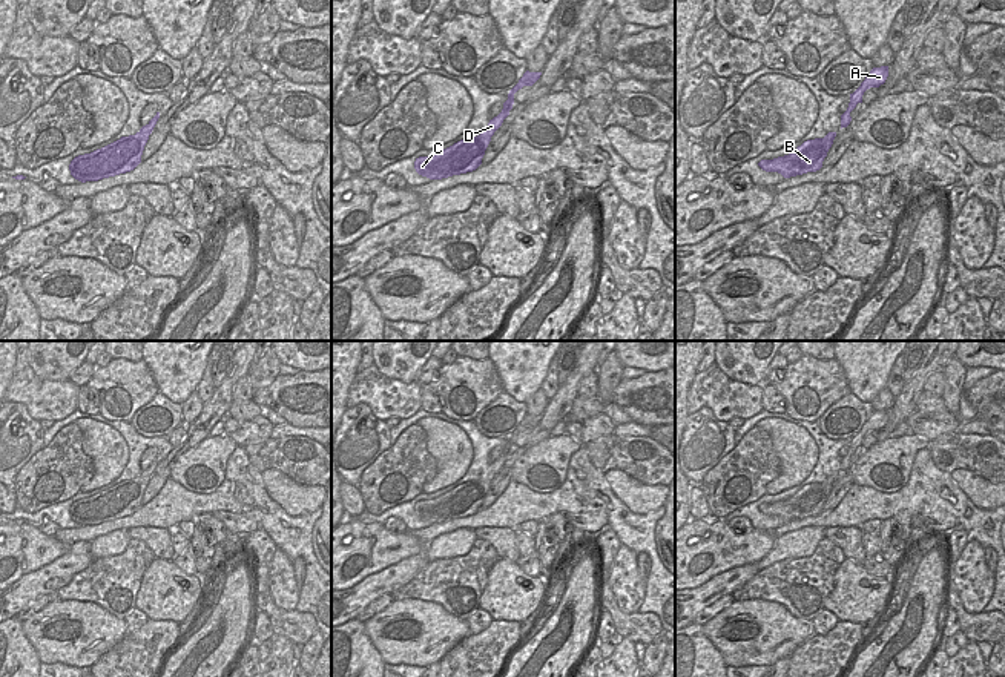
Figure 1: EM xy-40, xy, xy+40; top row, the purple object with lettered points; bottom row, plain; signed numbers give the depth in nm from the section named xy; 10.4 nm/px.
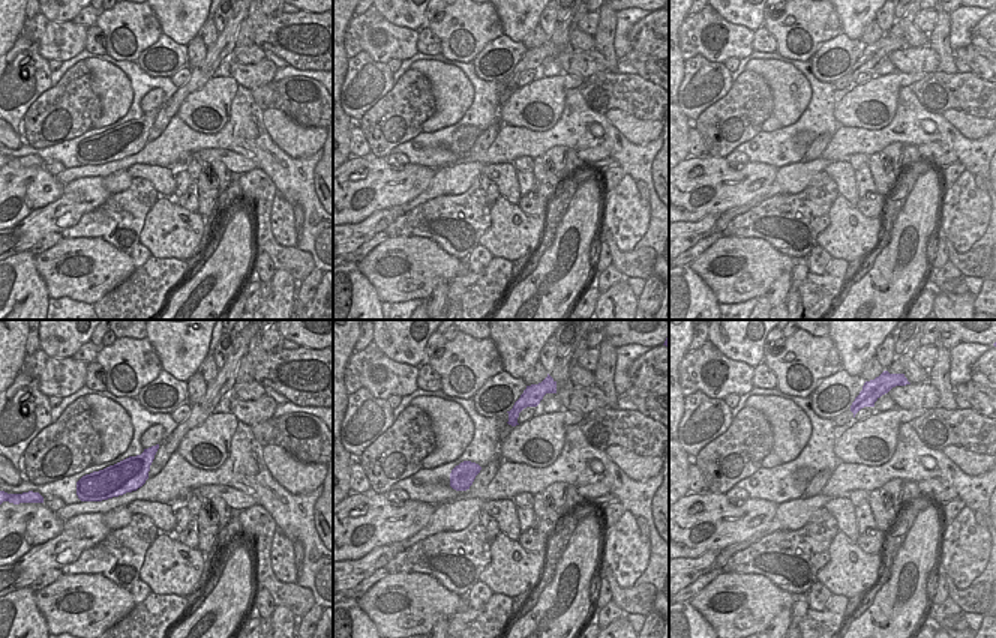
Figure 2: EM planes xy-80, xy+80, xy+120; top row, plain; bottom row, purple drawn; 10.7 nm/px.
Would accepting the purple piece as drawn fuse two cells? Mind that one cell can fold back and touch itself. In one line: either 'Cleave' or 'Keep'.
Keep

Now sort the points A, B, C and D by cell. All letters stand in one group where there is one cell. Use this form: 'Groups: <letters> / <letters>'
Groups: A B C D

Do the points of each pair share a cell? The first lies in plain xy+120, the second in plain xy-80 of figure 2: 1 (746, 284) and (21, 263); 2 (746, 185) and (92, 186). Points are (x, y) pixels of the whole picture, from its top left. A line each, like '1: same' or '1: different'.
1: different
2: different

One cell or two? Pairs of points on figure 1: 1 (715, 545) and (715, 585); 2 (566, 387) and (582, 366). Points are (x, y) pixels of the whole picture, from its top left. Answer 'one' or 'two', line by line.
1: two
2: one

